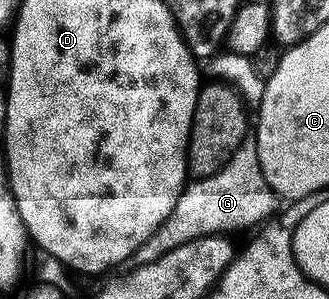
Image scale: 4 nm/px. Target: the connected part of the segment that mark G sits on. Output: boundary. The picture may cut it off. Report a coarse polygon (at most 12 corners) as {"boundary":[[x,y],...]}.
{"boundary":[[255,139],[185,187],[160,253],[263,225],[276,192]]}

